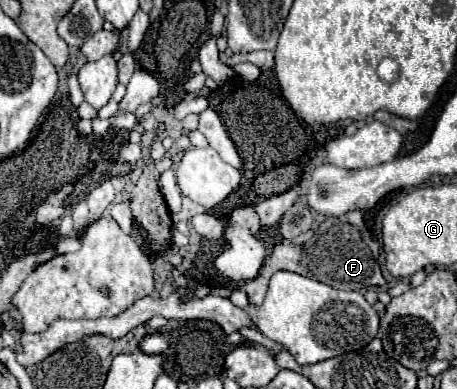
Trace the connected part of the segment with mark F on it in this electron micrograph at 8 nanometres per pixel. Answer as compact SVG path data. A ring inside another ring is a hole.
M350 211L340 217L328 217L322 223L322 233L318 233L314 239L302 245L292 245L288 241L278 243L272 255L264 261L258 277L246 281L242 289L248 293L250 303L258 307L264 301L268 281L272 273L276 271L294 271L294 273L300 273L304 277L322 281L326 285L332 285L344 291L362 291L366 287L382 287L386 285L386 279L382 277L380 267L378 267L378 251L380 251L380 245L366 229L360 211Z

